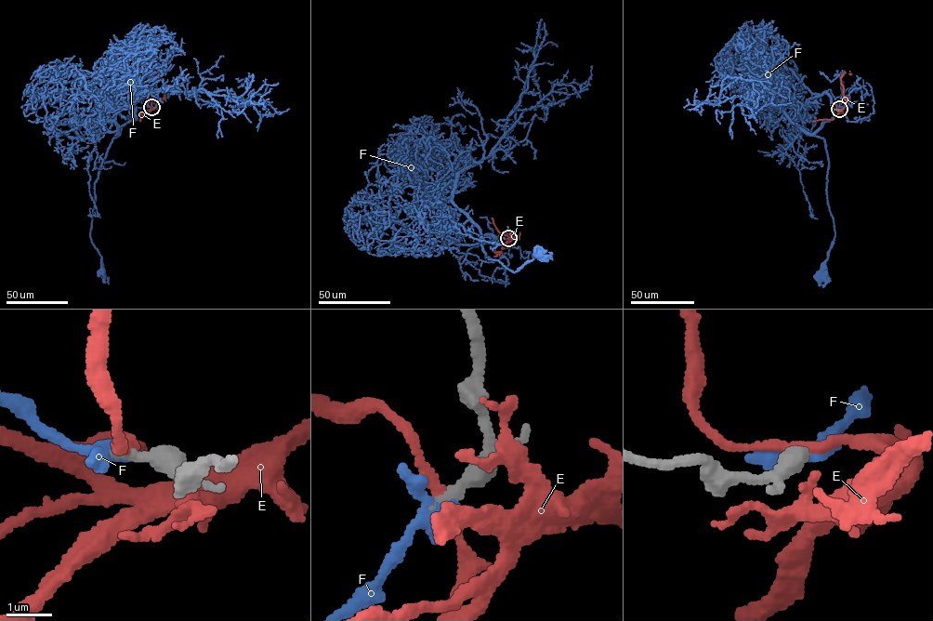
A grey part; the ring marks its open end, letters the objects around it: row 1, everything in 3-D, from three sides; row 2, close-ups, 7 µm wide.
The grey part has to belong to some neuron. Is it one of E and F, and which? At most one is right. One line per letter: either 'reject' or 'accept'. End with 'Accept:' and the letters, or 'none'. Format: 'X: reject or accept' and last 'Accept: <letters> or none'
E: reject
F: accept
Accept: F

